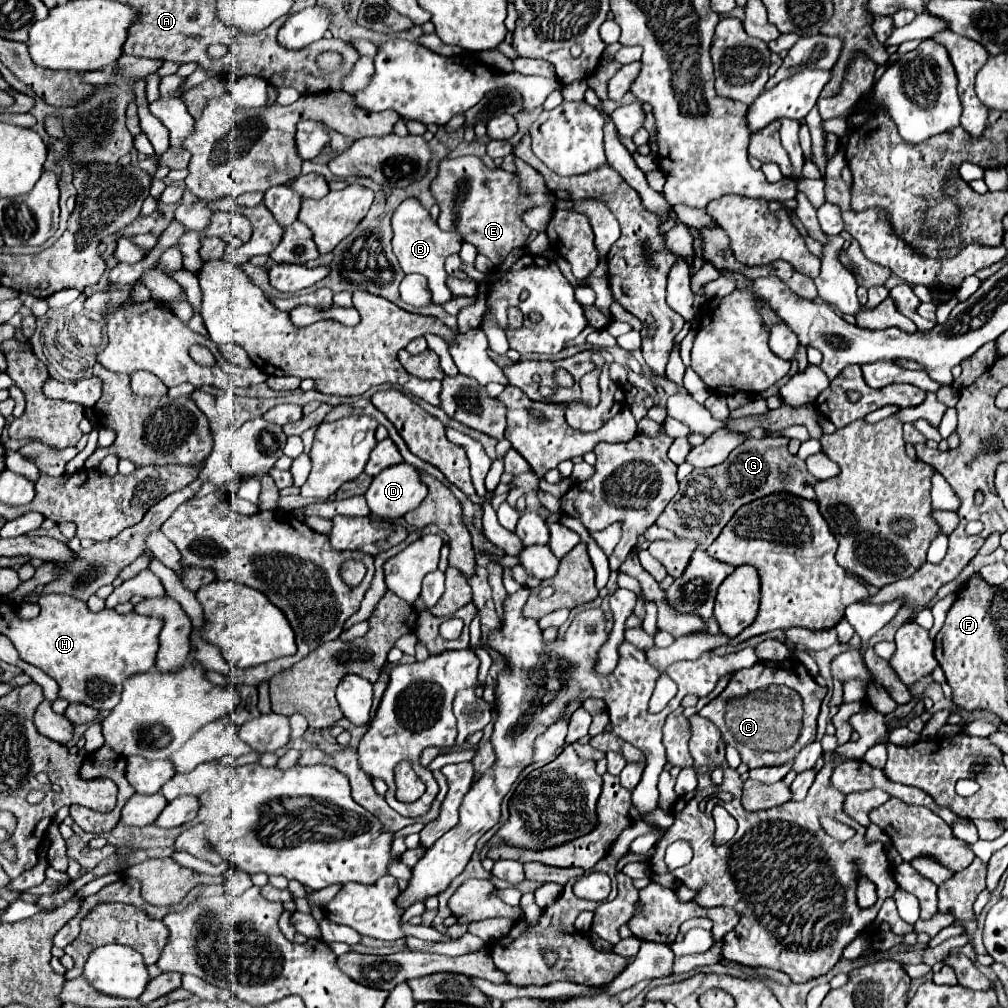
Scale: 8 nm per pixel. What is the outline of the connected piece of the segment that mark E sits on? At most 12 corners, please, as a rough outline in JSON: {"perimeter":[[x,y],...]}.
{"perimeter":[[446,157],[438,227],[500,265],[524,247],[518,177]]}

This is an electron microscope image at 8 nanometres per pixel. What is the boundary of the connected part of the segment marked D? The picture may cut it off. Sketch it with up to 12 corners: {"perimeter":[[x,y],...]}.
{"perimeter":[[400,463],[378,473],[364,497],[372,515],[398,519],[428,489]]}

